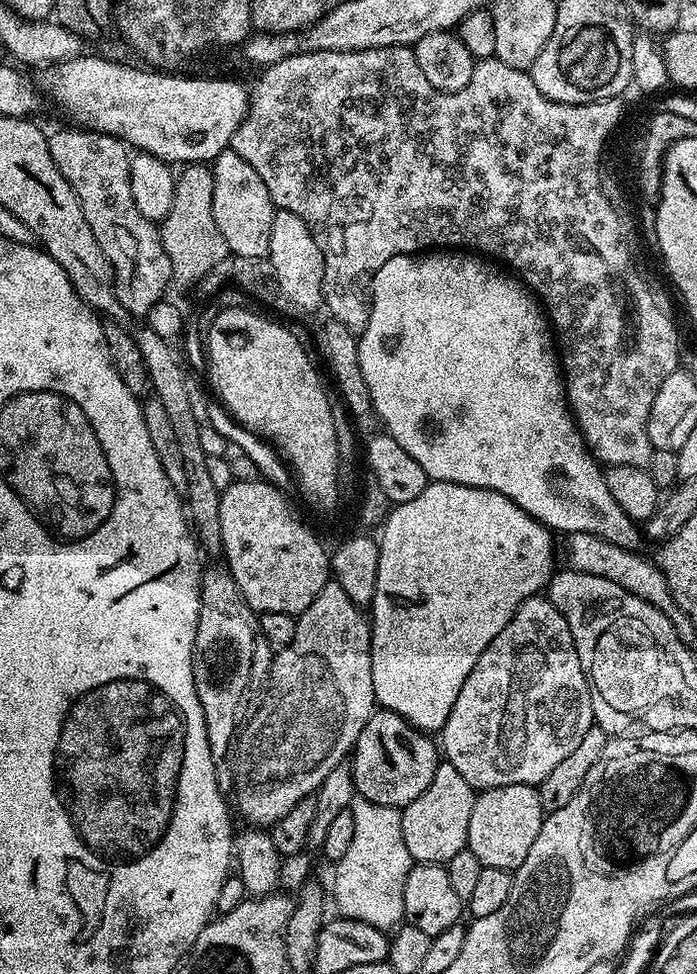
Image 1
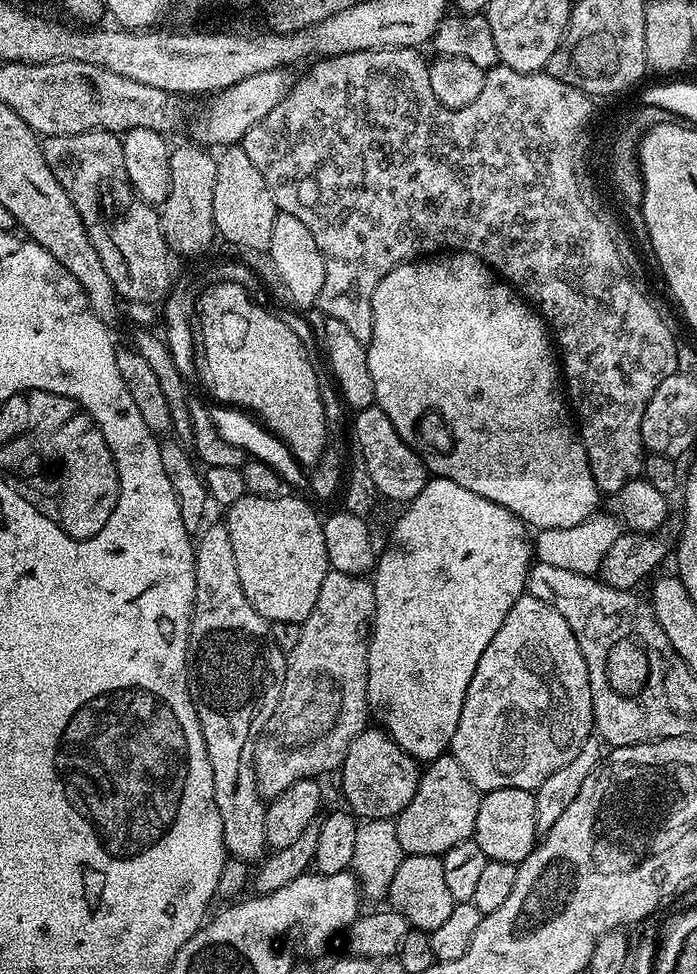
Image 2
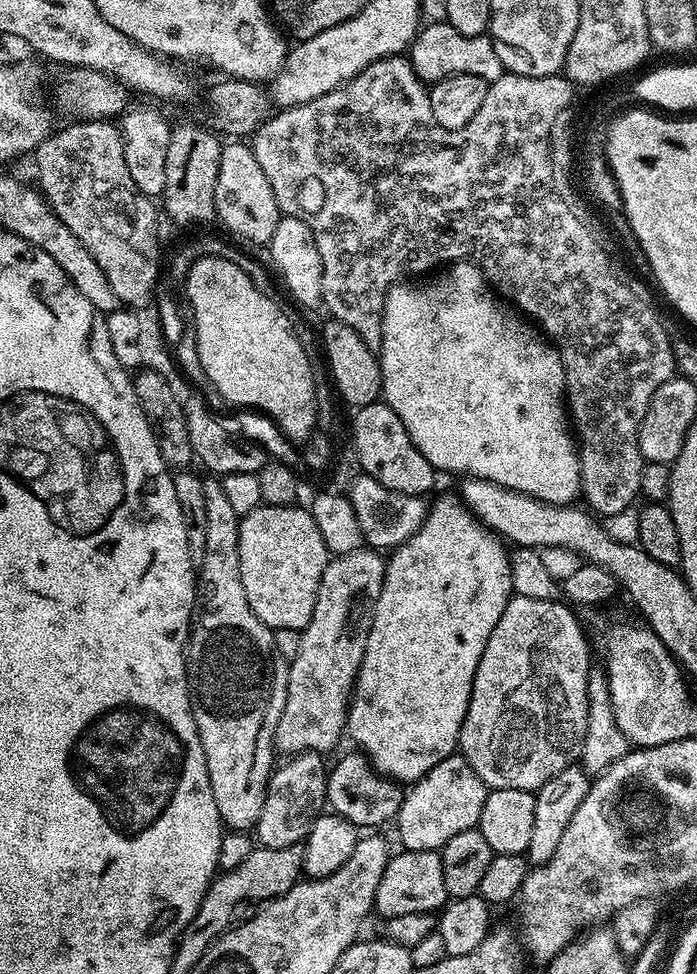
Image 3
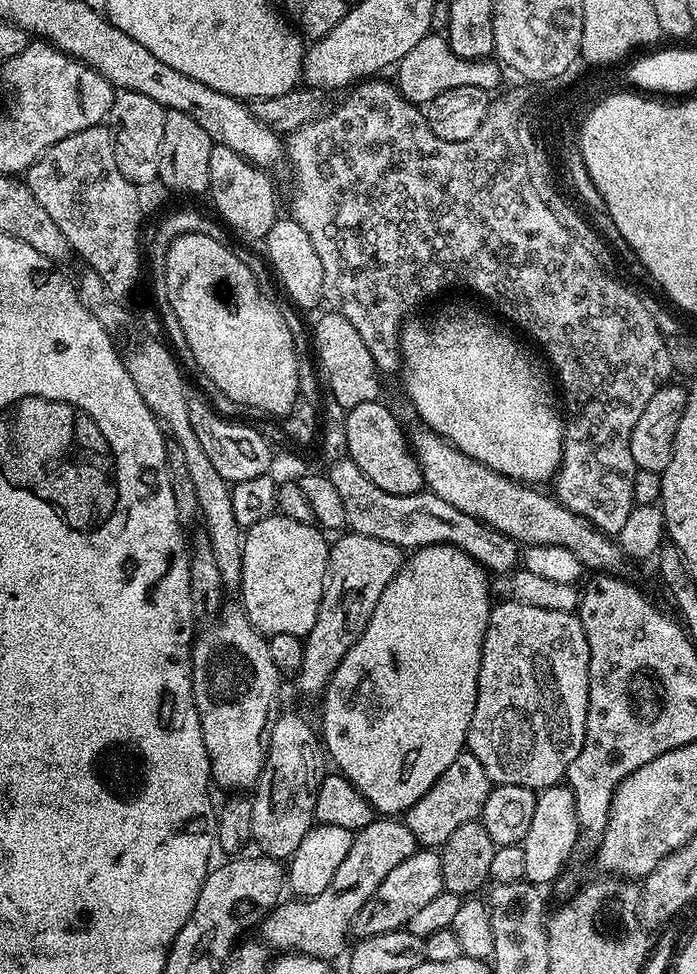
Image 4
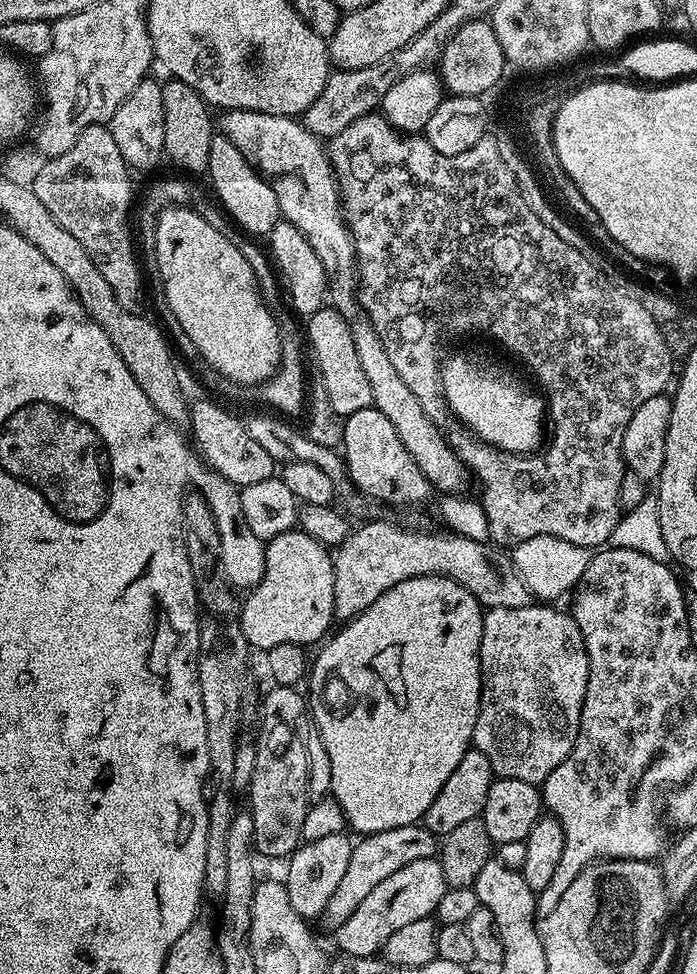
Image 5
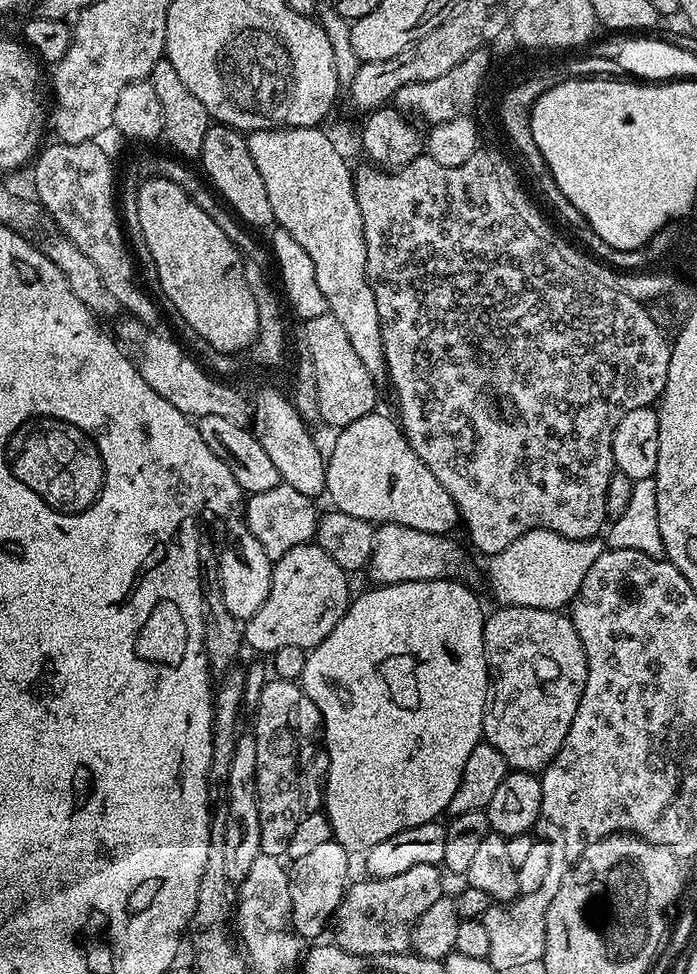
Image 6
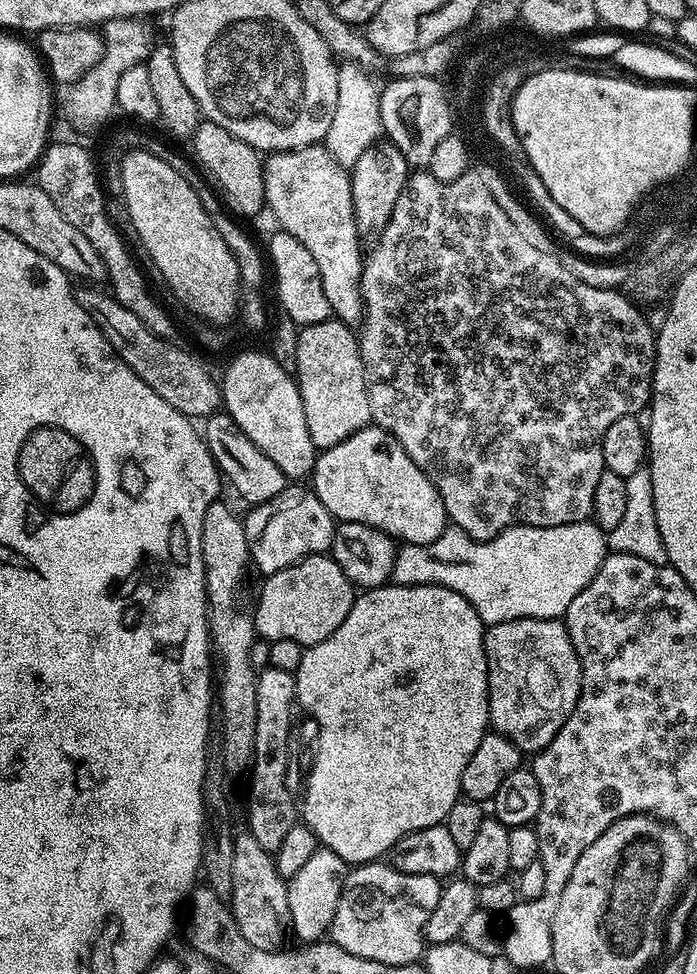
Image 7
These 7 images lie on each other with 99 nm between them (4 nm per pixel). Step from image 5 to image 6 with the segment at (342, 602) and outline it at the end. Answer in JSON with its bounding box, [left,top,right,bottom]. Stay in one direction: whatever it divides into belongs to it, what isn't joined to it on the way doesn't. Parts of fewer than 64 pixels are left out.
[367,524,464,585]

